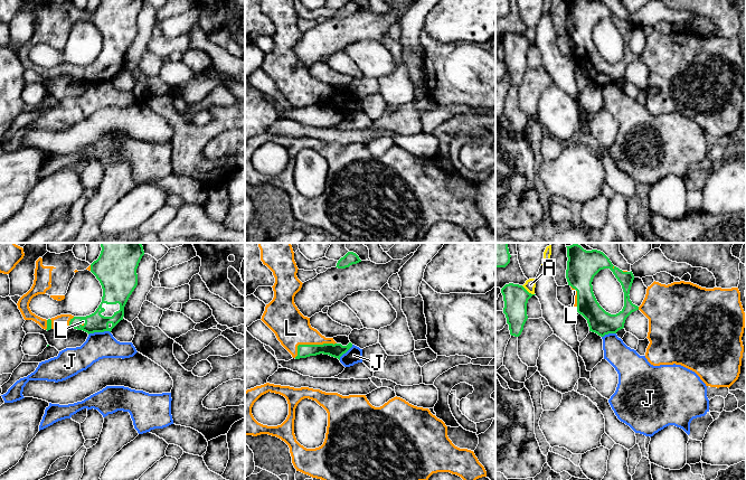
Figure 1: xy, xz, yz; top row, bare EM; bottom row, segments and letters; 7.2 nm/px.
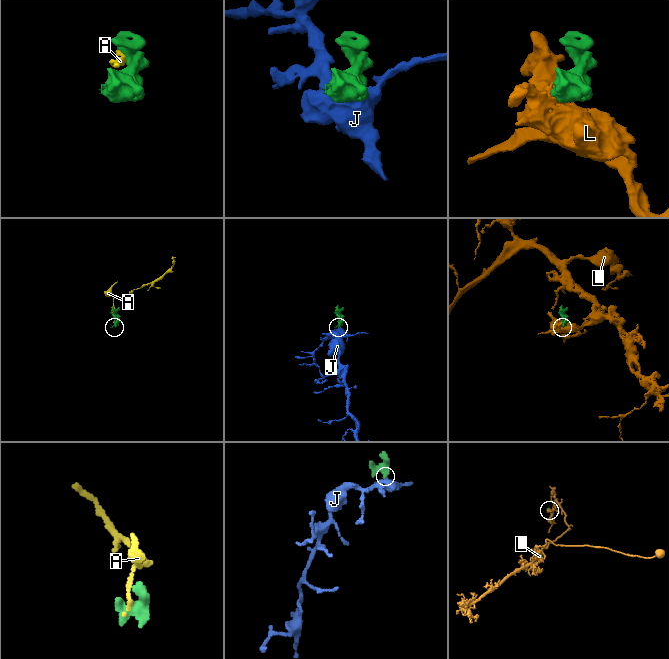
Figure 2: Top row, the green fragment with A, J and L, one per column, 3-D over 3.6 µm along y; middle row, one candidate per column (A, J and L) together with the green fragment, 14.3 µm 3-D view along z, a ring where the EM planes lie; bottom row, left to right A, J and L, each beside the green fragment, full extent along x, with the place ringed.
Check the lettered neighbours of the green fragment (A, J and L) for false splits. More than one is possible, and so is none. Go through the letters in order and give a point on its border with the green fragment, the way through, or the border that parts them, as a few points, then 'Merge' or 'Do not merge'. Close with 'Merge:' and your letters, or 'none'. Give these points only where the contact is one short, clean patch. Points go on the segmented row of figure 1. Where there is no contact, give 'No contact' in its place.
A: Touches green at yz (527, 291). Boundary: yz (521, 285), (534, 294). Do not merge
J: Touches green at xy (98, 331). Boundary: xy (110, 331), (94, 331), (88, 335). Do not merge
L: Touches green at xz (311, 345). Merge
Merge: L

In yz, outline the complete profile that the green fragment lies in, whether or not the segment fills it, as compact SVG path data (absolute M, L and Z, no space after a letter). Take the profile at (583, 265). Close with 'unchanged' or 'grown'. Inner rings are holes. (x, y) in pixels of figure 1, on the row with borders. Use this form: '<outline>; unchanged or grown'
M578 244L567 247L566 279L574 293L574 307L588 323L589 331L604 337L624 328L626 318L640 310L649 319L648 339L650 341L645 358L653 366L681 365L695 371L710 387L730 387L739 377L744 346L742 337L745 328L745 312L738 288L706 289L691 282L661 284L653 282L646 289L640 307L630 300L630 290L634 280L631 272L614 266L601 251L586 251ZM604 269L610 269L624 292L624 307L616 313L606 312L597 302L593 292L593 279Z; grown

